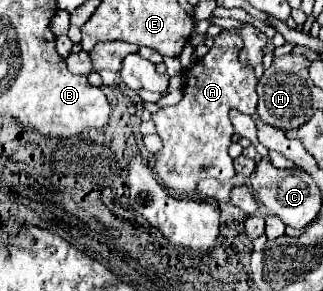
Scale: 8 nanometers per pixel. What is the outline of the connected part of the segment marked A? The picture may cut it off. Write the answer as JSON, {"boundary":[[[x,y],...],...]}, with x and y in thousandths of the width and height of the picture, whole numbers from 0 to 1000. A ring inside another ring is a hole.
{"boundary":[[[684,107],[666,127],[666,162],[628,196],[628,210],[610,210],[579,244],[567,347],[474,388],[474,423],[505,478],[505,512],[486,526],[480,553],[480,595],[492,629],[536,670],[591,670],[610,643],[610,622],[635,608],[703,622],[728,601],[721,546],[703,526],[715,464],[724,460],[709,381],[734,375],[752,388],[774,385],[774,395],[796,385],[796,265],[783,237],[759,237],[740,216],[734,175],[746,175],[740,120],[728,107]],[[554,430],[560,443],[542,450]]]}

